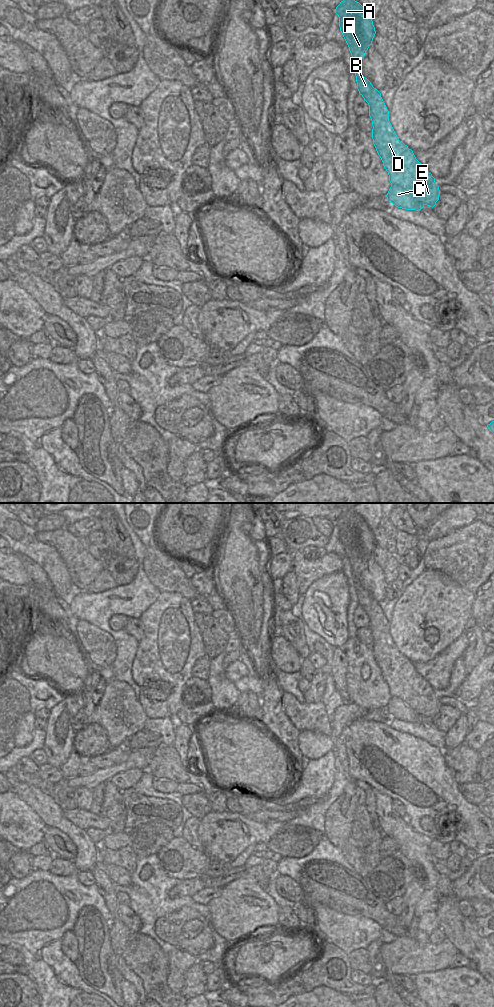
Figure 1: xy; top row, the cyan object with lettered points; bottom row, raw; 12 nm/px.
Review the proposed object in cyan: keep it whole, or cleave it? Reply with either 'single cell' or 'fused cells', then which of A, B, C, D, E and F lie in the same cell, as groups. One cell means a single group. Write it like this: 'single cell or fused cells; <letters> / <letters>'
fused cells; A B D E F / C

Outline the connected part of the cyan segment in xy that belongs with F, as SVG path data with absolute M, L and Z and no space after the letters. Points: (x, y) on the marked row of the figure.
M355 0L341 1L334 11L352 56L357 89L369 105L373 144L388 172L391 185L402 187L424 205L436 203L441 192L435 178L416 159L413 151L399 140L389 121L389 111L381 93L360 73L360 63L376 34L372 18Z

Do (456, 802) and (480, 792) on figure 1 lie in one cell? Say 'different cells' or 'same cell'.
different cells

